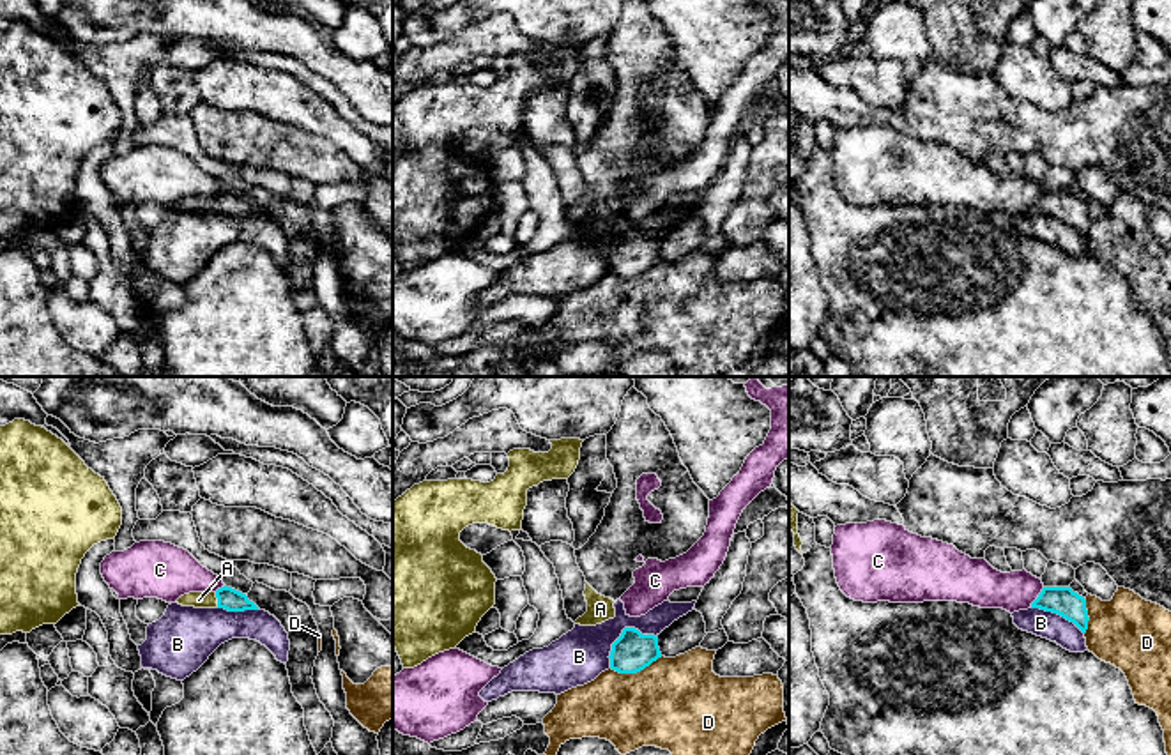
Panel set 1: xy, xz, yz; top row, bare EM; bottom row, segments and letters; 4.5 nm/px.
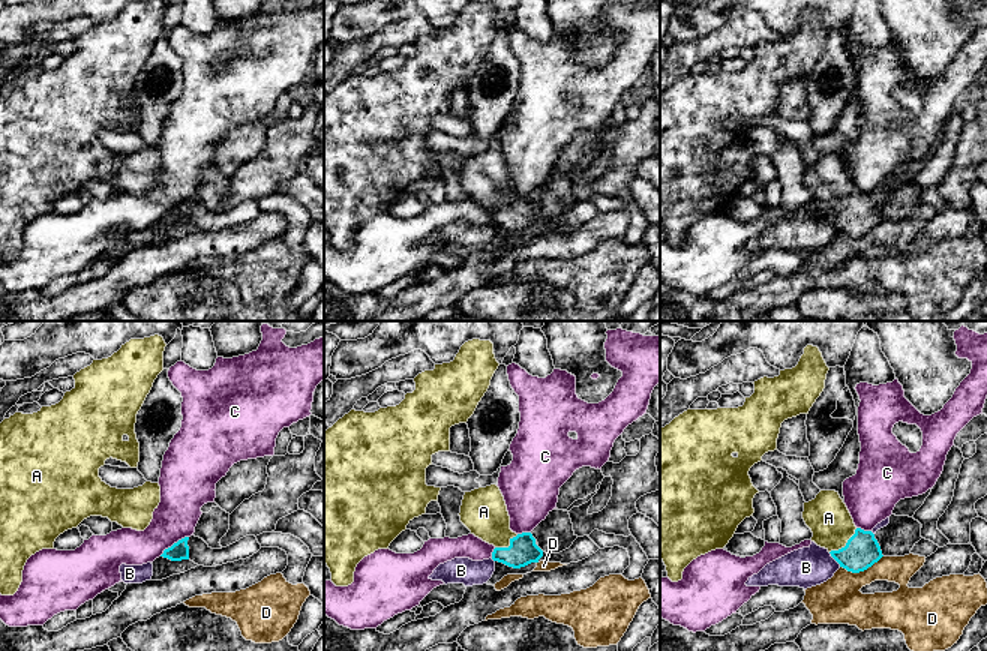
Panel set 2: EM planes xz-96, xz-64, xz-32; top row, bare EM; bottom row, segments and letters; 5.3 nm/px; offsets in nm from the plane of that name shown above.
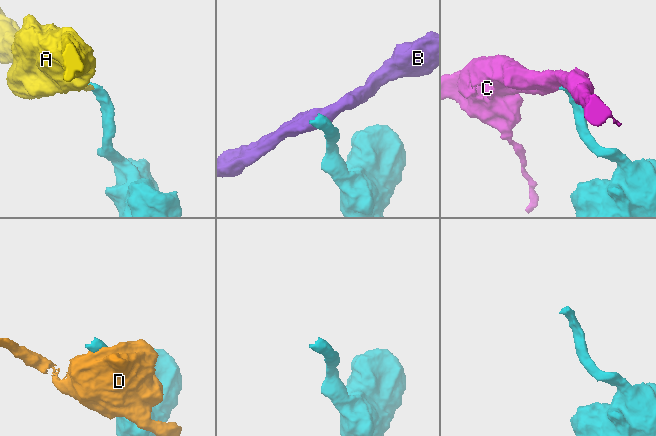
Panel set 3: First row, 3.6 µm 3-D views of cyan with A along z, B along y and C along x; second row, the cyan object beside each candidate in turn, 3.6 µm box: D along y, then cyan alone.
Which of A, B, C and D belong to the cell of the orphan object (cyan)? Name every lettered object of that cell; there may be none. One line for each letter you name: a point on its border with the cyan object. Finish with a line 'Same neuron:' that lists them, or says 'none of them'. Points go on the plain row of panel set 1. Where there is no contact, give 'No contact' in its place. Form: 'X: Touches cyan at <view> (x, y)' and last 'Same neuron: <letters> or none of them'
A: Touches cyan at xy (218, 204)
Same neuron: A

